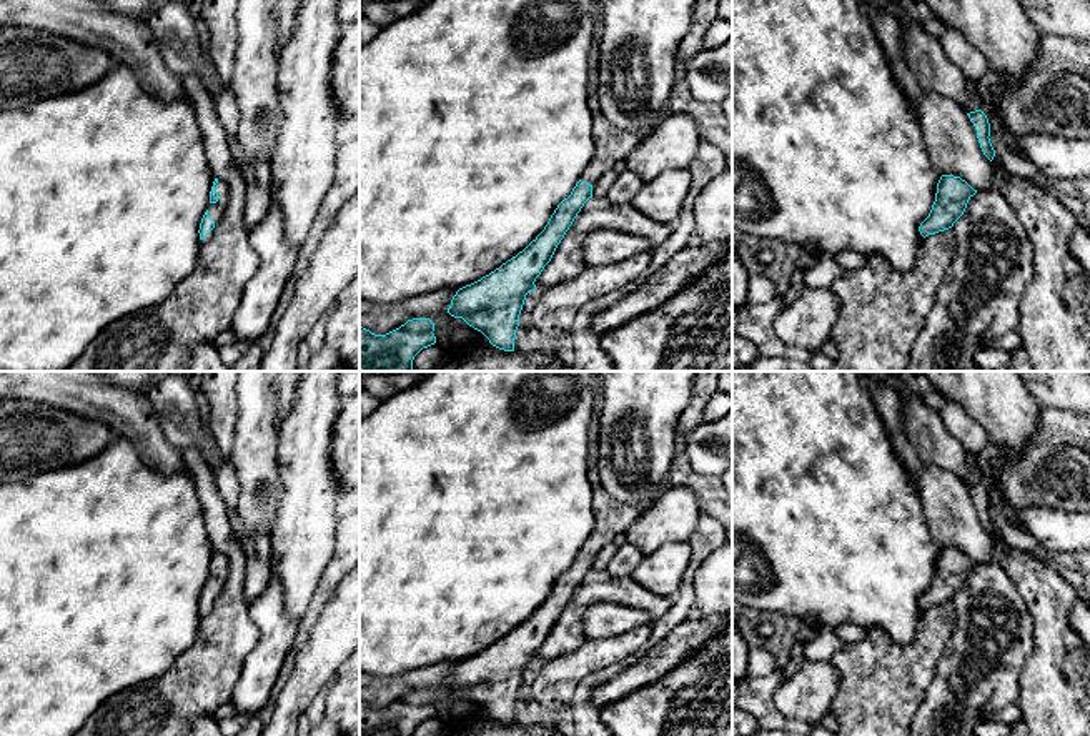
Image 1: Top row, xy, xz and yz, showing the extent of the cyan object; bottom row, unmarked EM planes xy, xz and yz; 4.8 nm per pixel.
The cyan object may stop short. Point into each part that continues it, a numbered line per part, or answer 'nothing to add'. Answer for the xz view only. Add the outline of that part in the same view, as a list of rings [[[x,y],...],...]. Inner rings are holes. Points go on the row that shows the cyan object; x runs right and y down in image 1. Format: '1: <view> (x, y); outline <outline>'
1: xz (611, 145); outline [[[602,113],[592,115],[594,155],[581,175],[581,182],[594,185],[597,178],[614,168],[642,140],[641,135],[614,128]]]

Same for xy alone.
1: xy (215, 210); outline [[[218,178],[215,190],[218,191],[218,201],[208,205],[208,215],[211,216],[211,220],[215,221],[215,226],[216,226],[225,213],[230,188],[223,178]]]

